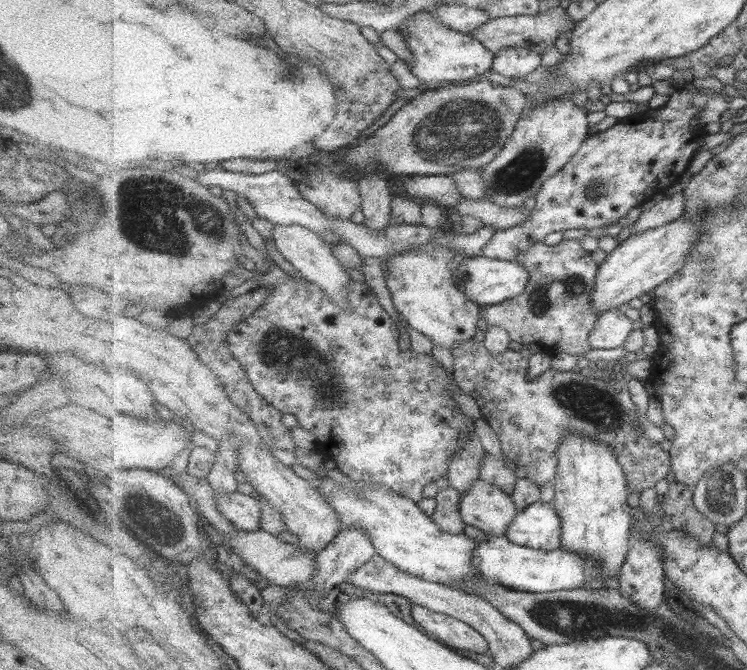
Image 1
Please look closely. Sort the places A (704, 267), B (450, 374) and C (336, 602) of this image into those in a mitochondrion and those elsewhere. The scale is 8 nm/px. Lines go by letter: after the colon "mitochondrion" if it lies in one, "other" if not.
A: mitochondrion
B: other
C: other

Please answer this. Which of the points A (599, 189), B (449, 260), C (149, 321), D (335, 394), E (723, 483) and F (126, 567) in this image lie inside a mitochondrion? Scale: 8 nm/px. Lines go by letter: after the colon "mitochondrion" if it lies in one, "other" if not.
A: mitochondrion
B: mitochondrion
C: other
D: mitochondrion
E: mitochondrion
F: other

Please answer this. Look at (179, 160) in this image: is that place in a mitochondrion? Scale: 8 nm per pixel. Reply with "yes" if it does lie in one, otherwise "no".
no

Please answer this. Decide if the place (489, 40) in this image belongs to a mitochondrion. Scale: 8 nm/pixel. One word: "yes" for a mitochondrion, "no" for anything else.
no

